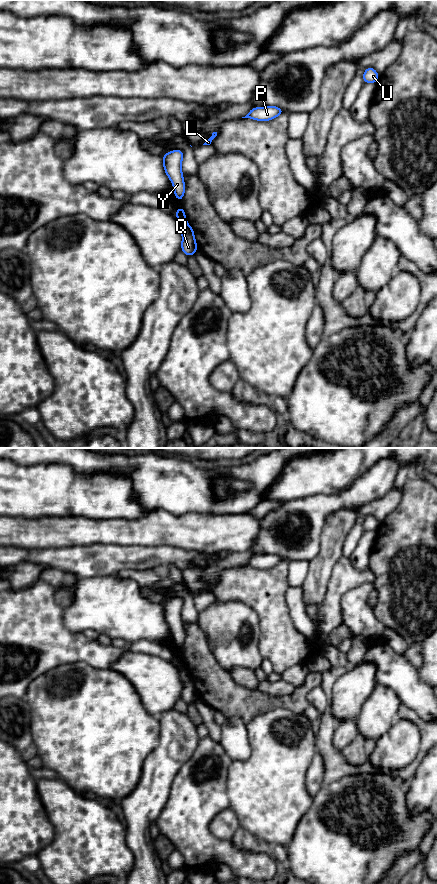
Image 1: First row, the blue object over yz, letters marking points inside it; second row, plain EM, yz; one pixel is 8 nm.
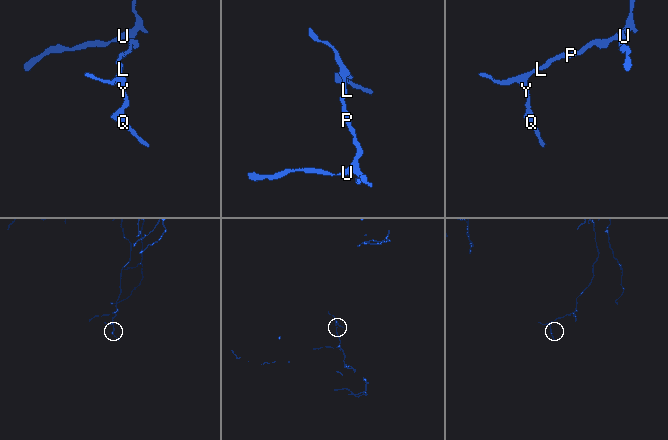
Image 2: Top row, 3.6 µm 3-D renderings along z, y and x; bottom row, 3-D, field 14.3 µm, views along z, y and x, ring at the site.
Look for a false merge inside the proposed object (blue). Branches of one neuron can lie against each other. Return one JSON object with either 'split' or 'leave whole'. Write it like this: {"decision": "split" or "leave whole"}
{"decision": "split"}

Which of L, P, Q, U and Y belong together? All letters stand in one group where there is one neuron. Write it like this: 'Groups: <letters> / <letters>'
Groups: L P U Y / Q

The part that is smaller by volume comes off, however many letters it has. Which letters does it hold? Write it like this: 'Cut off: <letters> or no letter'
Cut off: Q

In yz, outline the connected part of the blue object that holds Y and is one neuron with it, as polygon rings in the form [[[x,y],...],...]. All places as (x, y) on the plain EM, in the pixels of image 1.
[[[177,596],[163,603],[165,621],[172,630],[174,643],[179,650],[182,649],[186,637],[182,622],[182,607],[183,599]]]

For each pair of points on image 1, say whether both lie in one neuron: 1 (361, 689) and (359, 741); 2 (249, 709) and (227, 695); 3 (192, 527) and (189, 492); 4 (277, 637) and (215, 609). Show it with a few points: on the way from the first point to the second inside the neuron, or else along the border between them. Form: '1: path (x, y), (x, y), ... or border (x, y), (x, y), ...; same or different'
1: path (359, 702), (358, 728); same
2: path (244, 704), (241, 701), (232, 699); same
3: border (168, 511), (175, 515), (215, 513); different
4: border (250, 607), (258, 617), (259, 653); different

